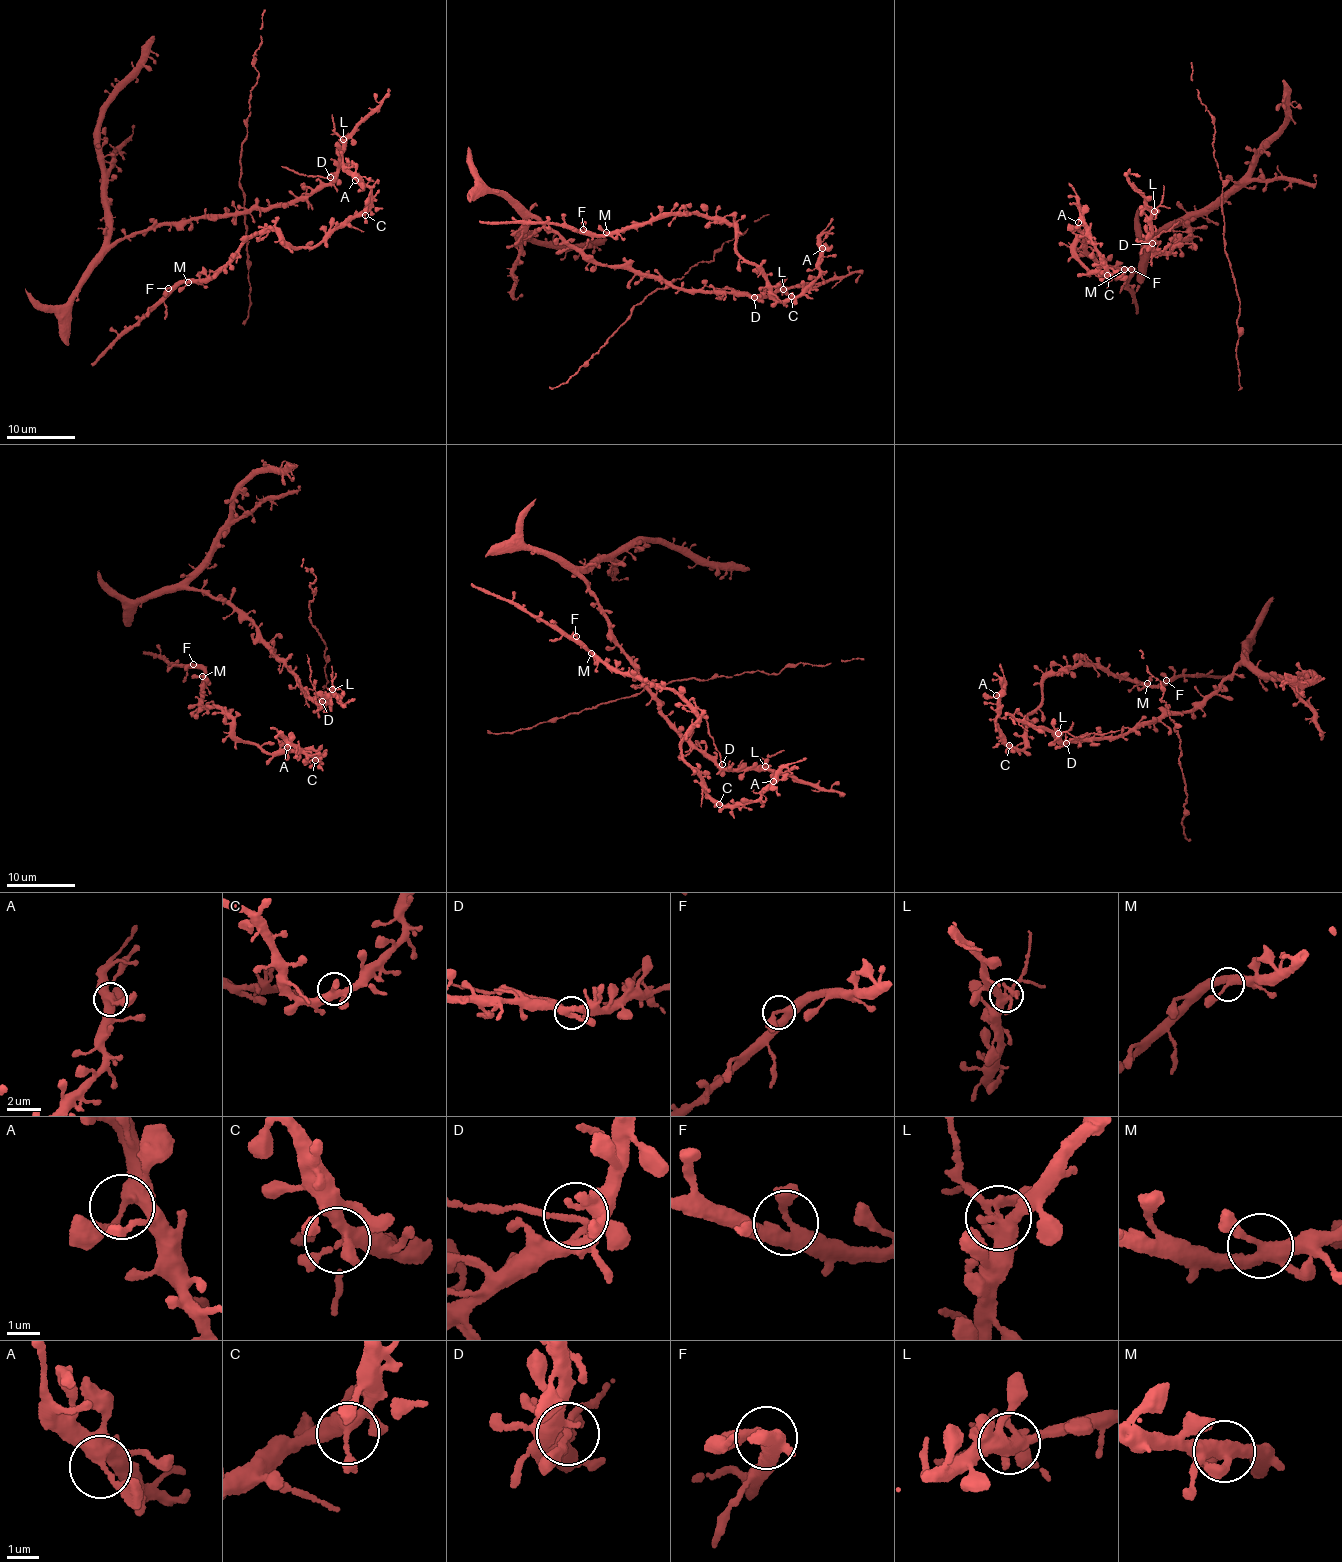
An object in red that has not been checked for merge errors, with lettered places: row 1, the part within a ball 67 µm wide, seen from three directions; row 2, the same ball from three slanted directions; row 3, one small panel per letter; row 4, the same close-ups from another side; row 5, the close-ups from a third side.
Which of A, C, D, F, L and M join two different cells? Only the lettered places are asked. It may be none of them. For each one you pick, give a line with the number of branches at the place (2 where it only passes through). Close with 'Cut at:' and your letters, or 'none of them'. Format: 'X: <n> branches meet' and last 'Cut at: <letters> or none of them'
D: 3 branches meet
L: 4 branches meet
Cut at: D, L

